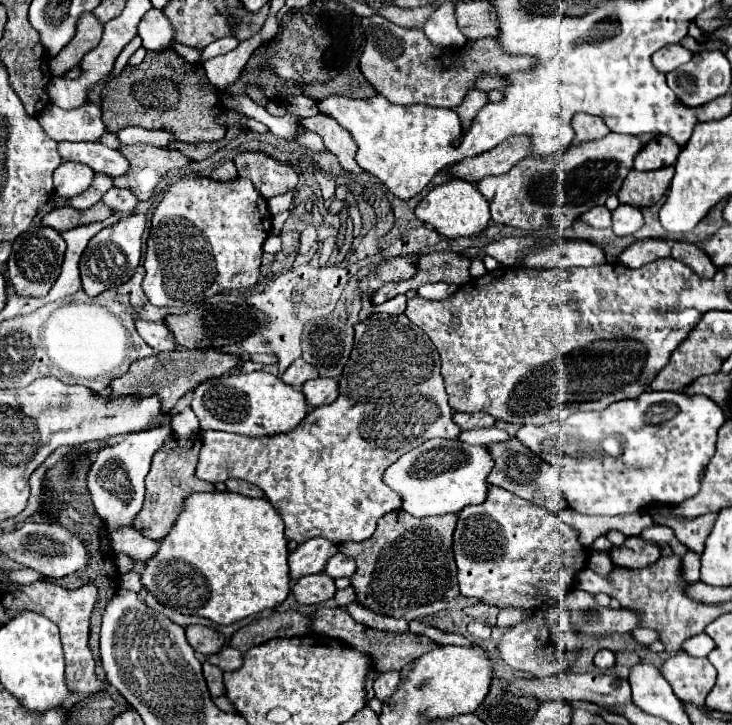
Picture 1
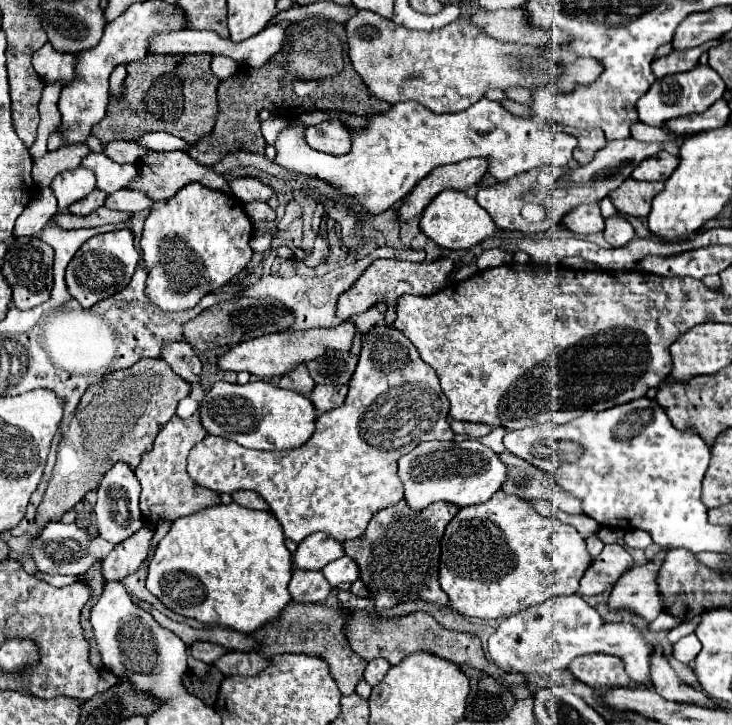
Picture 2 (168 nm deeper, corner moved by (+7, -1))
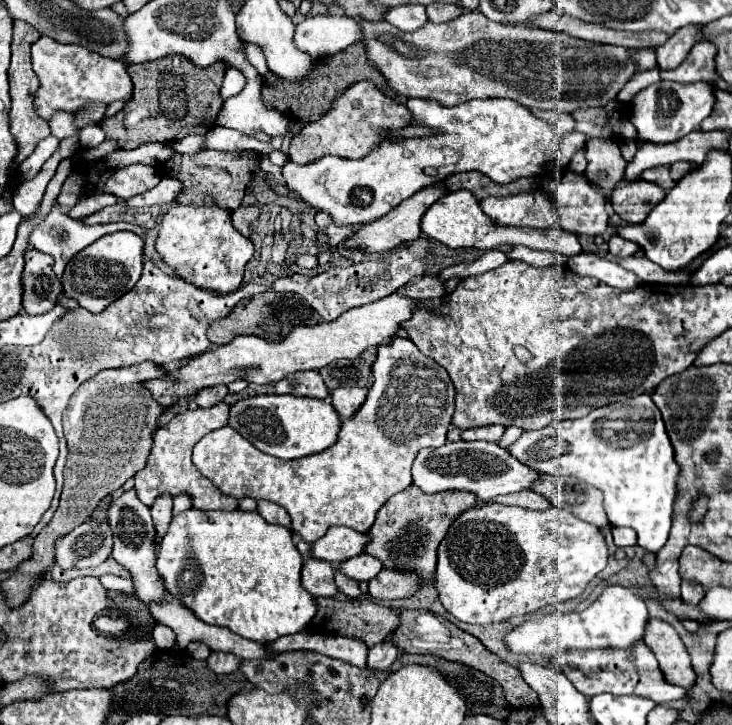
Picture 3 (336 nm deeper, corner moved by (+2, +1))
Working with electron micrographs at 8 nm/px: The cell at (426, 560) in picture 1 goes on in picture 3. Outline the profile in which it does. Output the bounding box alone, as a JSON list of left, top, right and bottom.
[364,485,476,583]

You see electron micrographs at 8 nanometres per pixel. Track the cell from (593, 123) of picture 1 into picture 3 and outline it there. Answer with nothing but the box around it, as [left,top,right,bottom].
[584,137,626,191]

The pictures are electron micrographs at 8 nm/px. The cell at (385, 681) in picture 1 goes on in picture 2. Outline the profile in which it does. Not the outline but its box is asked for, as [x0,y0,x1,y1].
[365,659,389,687]

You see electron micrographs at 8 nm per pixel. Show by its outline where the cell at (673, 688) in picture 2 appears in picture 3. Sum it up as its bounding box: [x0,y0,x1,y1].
[644,619,696,689]

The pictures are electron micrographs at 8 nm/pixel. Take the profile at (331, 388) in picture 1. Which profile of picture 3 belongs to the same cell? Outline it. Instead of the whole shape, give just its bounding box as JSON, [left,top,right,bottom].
[330,387,366,419]

